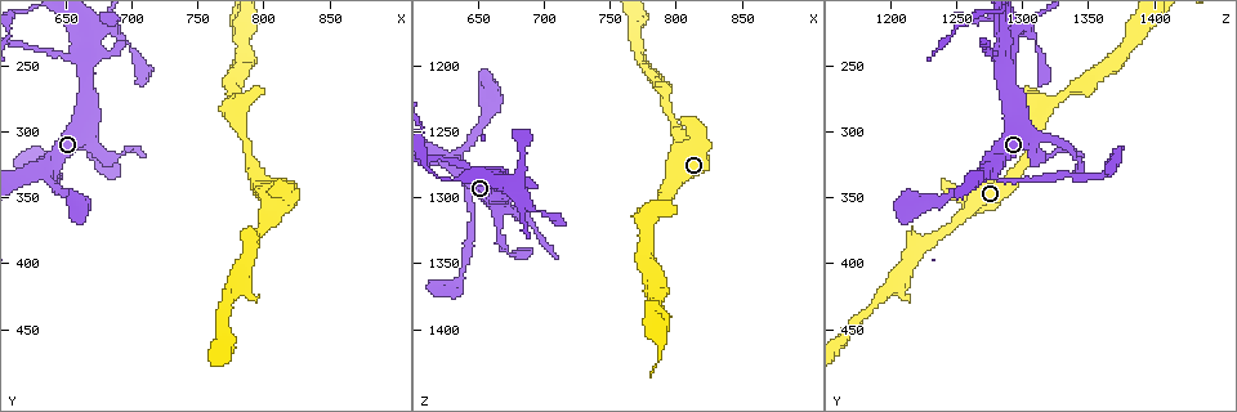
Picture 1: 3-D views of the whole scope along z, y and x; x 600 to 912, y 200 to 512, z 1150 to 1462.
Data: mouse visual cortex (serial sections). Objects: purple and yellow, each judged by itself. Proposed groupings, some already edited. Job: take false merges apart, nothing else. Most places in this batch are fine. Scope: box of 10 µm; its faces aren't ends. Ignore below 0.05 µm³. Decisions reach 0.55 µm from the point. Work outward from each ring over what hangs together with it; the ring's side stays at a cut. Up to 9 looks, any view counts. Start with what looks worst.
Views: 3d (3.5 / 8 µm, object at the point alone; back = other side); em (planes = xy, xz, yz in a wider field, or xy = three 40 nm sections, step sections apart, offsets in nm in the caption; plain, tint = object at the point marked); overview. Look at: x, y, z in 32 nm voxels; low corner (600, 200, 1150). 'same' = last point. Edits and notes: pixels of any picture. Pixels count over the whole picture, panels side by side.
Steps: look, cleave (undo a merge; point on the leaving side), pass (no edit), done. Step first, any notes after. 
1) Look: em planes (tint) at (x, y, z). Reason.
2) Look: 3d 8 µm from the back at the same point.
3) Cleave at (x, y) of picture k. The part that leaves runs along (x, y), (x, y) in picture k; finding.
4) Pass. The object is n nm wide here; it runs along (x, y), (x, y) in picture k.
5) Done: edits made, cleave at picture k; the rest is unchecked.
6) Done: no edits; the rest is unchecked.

Look: 3d 3.5 µm at (698, 234, 1312). Thick turns thin.

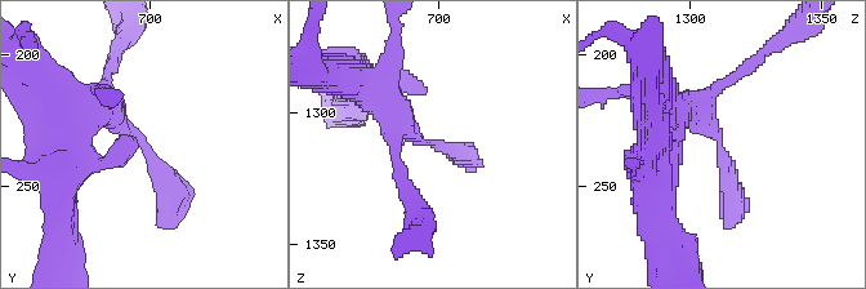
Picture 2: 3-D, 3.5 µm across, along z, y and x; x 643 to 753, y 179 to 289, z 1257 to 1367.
Look: em xy step 5 (tint) at (699, 236, 1311). Need the tissue.

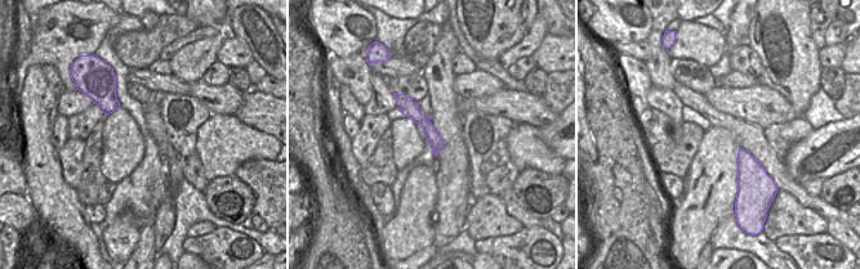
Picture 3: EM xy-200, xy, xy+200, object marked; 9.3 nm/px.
Pass. It runs along (89, 107), (173, 183), (160, 218) in picture 2; one cell here.

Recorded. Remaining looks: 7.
Look: 3d 3.5 µm at (780, 290, 1312). Arms part here.

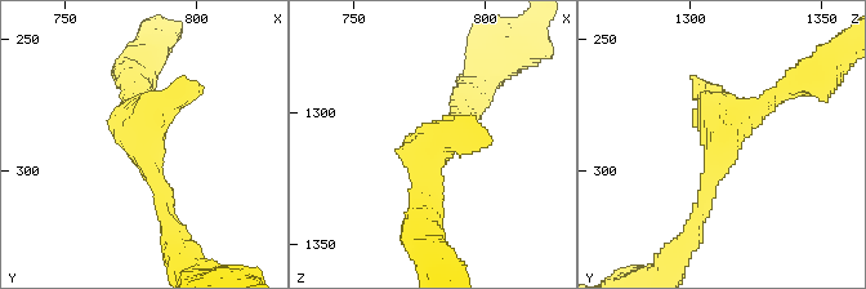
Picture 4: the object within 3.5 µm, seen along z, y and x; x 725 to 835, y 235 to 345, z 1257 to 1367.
Look: em xy step 5 (tint) at (781, 291, 1312).

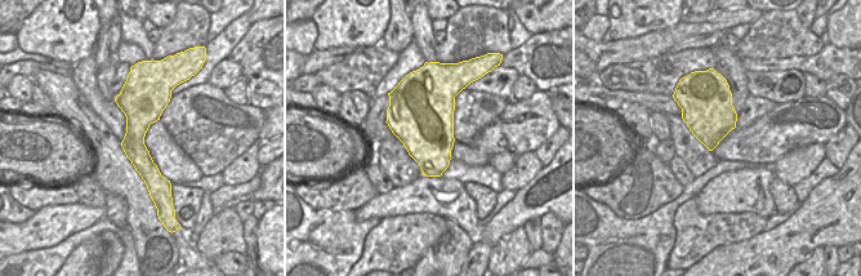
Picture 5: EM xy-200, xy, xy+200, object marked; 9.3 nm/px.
Pass. The object is 600 nm wide here; it runs along (704, 201), (733, 114), (794, 83) in picture 4; one cell here.

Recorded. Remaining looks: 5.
Look: 3d 8 µm at (678, 318, 1308). Sudden change in width.

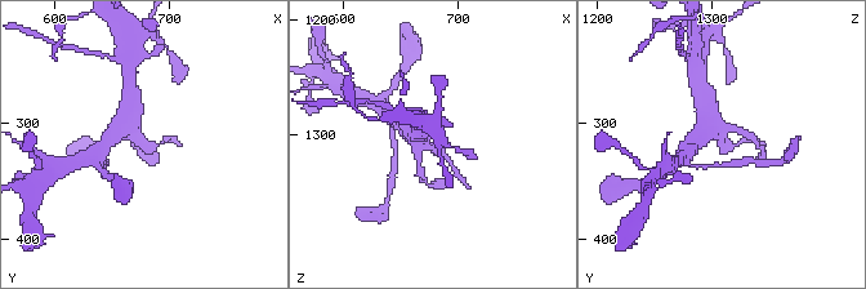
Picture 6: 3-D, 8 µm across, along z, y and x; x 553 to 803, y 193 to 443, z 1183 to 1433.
Look: em xy step 2 (tint) at the same point.

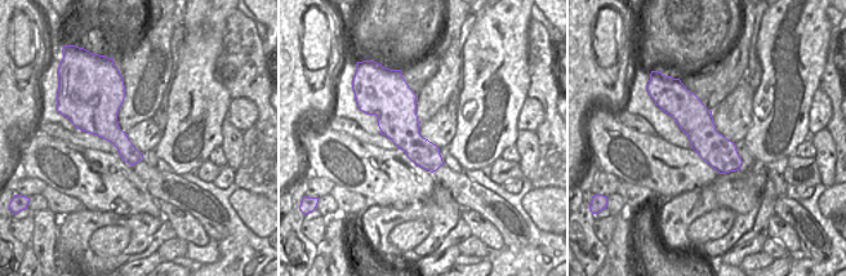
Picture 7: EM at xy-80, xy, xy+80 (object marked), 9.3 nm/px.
Pass. It runs along (409, 132), (441, 152), (456, 174) in picture 6; one cell here.

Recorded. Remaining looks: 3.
Look: 3d 3.5 µm at (648, 346, 1252). A narrow waist.

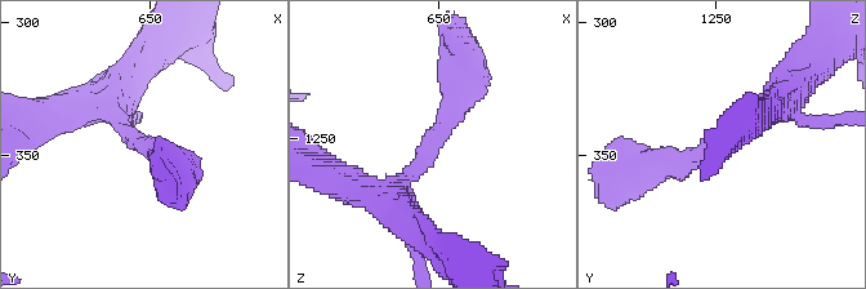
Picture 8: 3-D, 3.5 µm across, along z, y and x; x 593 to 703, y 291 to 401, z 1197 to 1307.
Look: em xy step 3 (tint) at (648, 347, 1252). The arms are 300, 350 nm wide; shape alone is not enough.

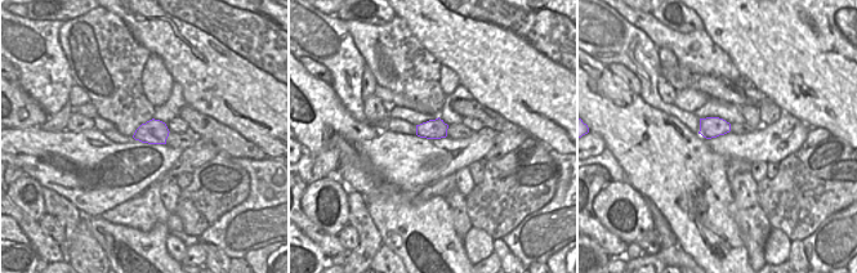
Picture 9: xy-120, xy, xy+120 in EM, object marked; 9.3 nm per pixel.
Pass. The object is 190 nm wide here; it runs along (394, 200), (467, 74) in picture 8; all the same cell.

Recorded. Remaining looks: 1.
Done: no edits; the rest is unchecked.

